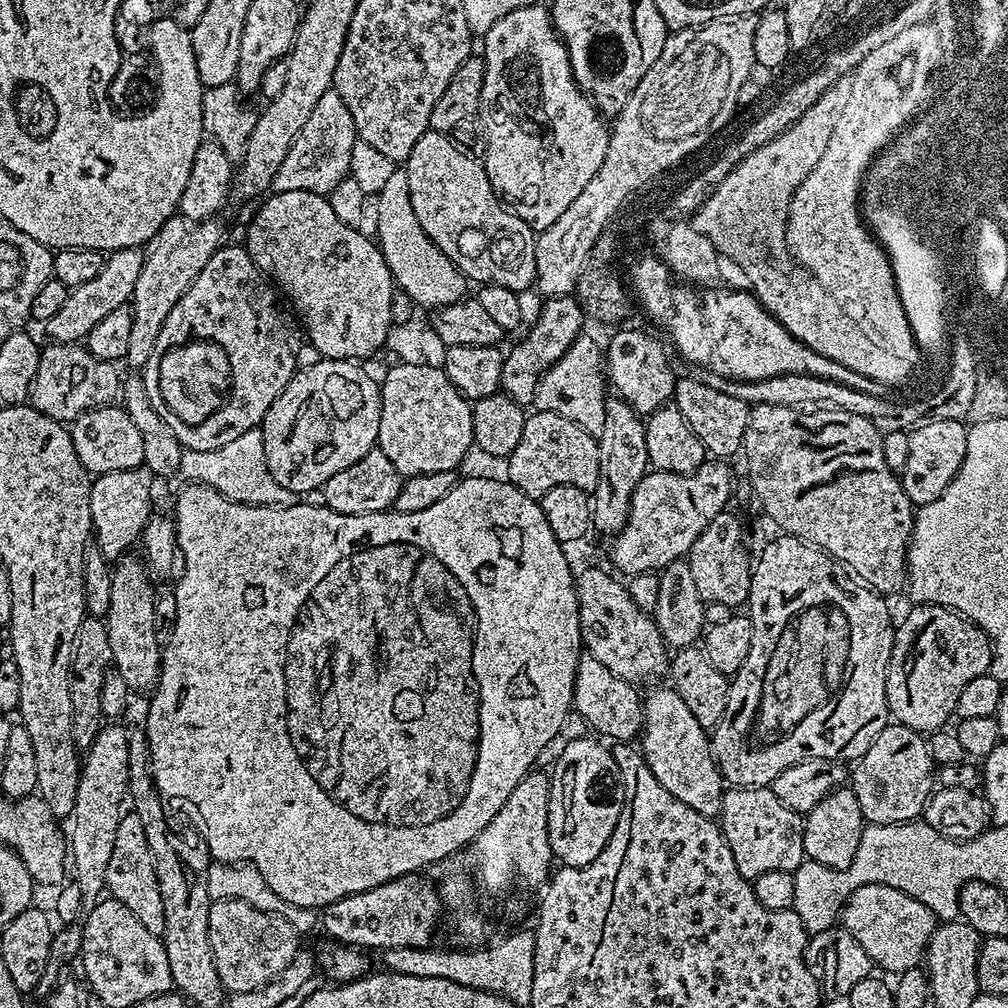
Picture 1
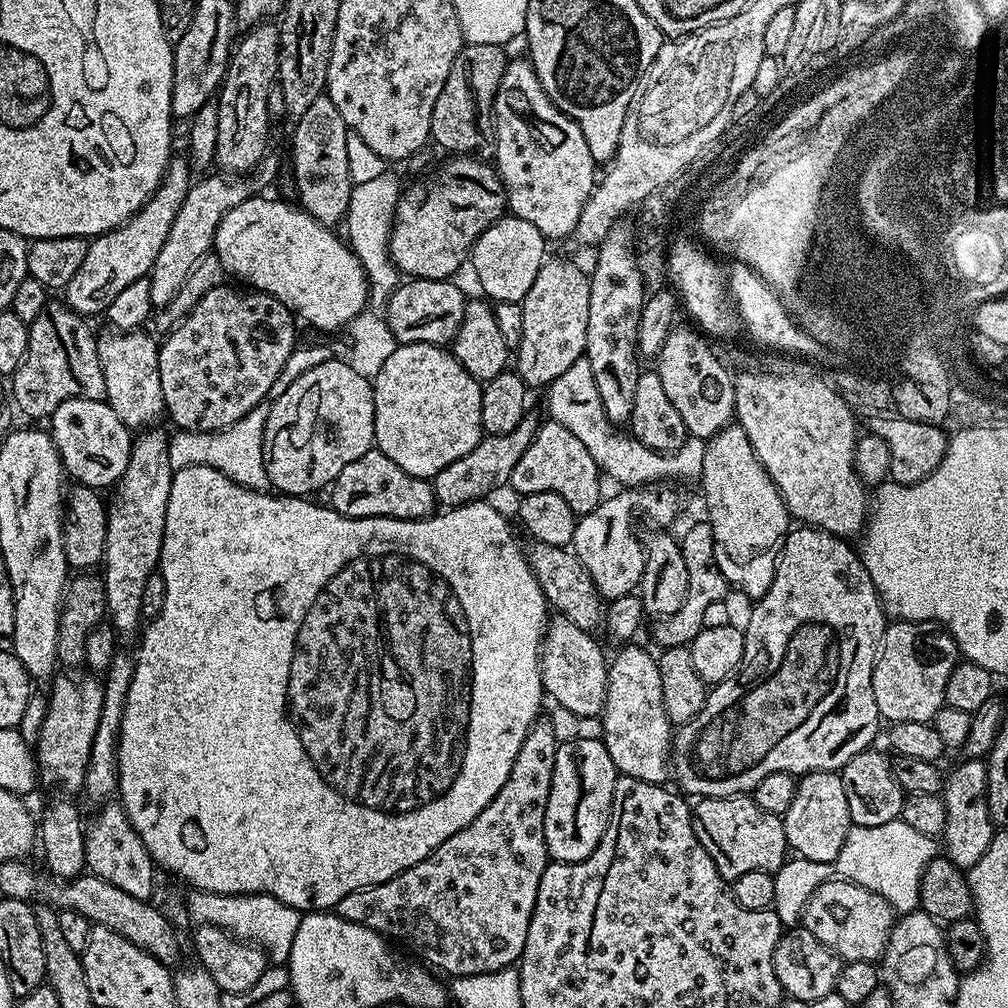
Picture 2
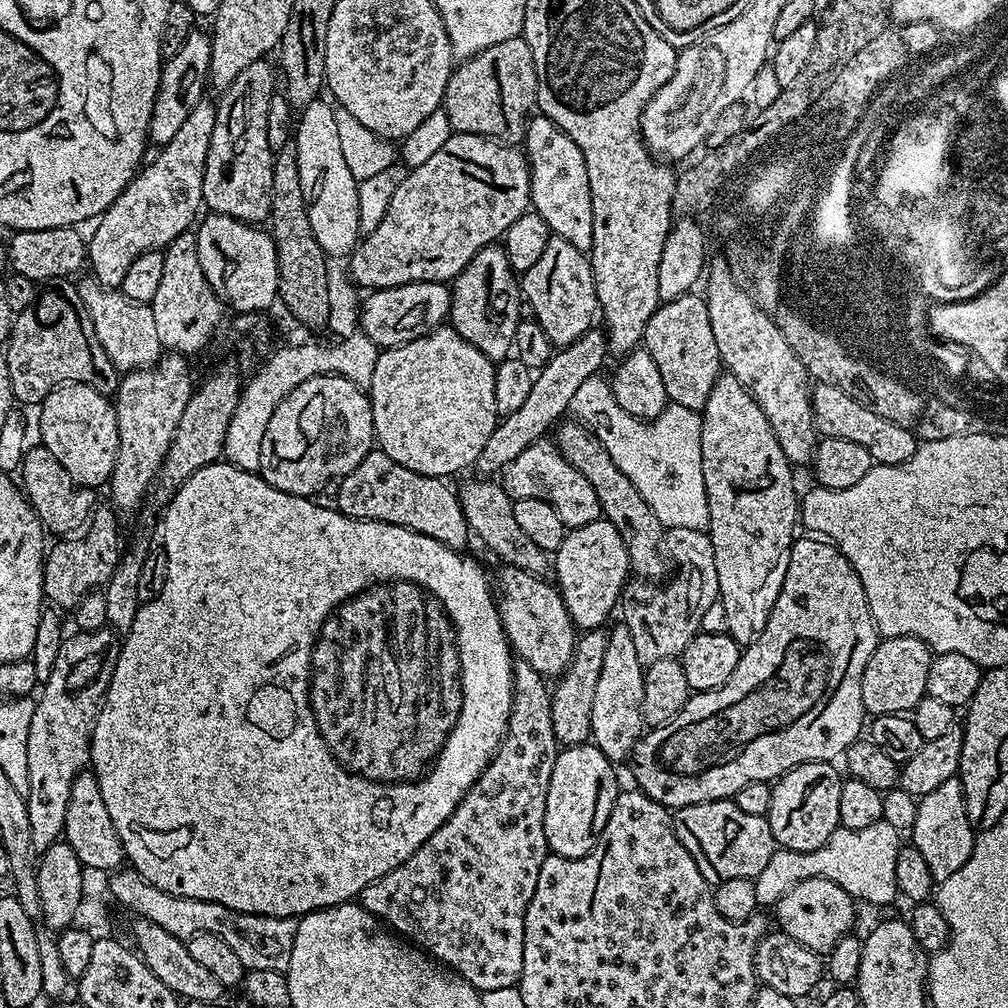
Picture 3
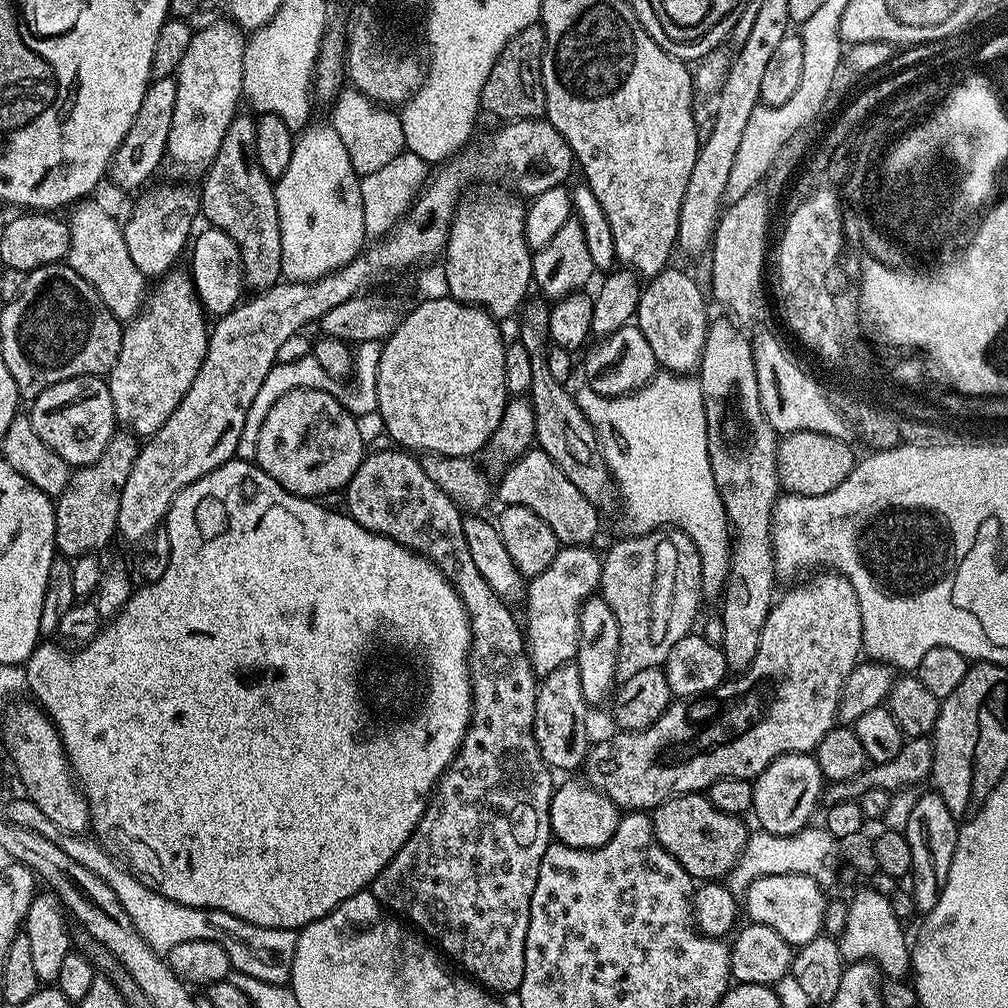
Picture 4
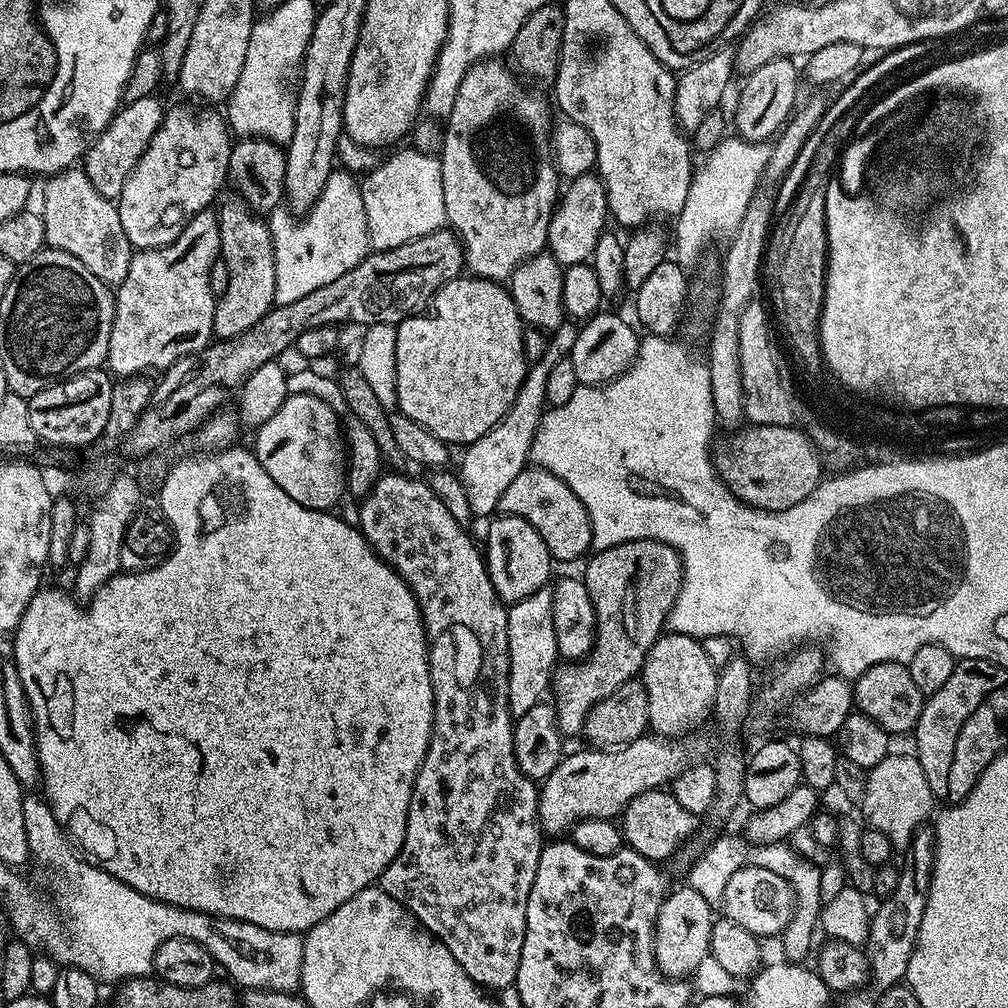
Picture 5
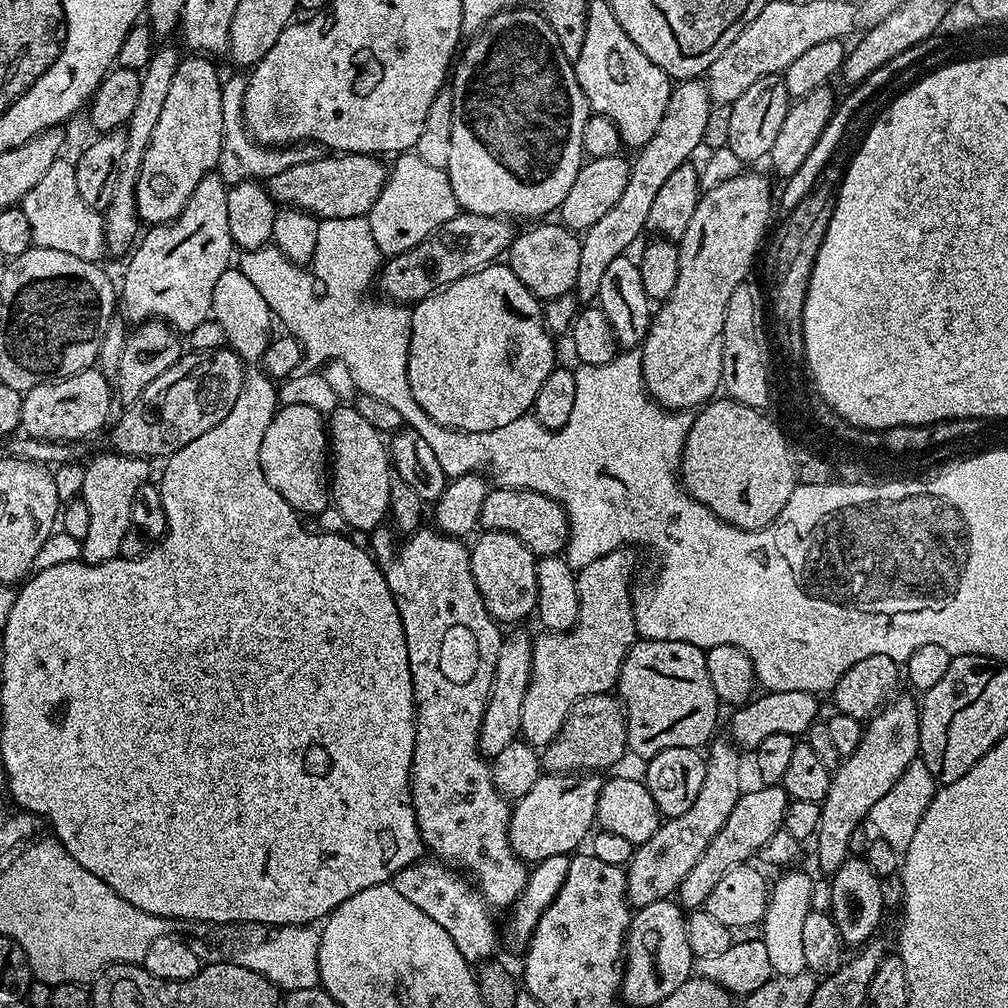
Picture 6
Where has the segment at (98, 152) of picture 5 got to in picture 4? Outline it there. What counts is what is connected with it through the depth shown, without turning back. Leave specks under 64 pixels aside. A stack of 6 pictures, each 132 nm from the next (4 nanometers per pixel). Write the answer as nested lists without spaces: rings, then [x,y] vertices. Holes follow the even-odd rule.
[[[171,76],[152,80],[149,83],[146,94],[142,98],[142,106],[138,106],[138,118],[134,118],[134,126],[130,126],[130,134],[126,134],[126,138],[122,140],[112,159],[110,180],[113,180],[122,191],[132,192],[135,188],[142,187],[159,170],[160,163],[165,163],[170,138],[170,121],[174,118],[174,98],[177,95],[176,82]]]

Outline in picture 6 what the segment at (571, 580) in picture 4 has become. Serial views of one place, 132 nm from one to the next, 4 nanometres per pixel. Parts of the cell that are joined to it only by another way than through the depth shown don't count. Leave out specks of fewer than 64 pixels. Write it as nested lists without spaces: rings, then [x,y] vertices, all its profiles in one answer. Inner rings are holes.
[[[512,630],[512,632],[503,637],[500,641],[500,649],[498,650],[498,666],[494,670],[494,682],[492,689],[488,695],[488,705],[482,714],[482,726],[480,727],[480,753],[486,758],[491,758],[502,754],[502,750],[506,750],[506,746],[510,746],[510,742],[514,742],[521,735],[520,723],[522,722],[522,698],[526,698],[526,690],[530,682],[530,674],[532,673],[532,641],[533,633],[516,632],[520,630]]]

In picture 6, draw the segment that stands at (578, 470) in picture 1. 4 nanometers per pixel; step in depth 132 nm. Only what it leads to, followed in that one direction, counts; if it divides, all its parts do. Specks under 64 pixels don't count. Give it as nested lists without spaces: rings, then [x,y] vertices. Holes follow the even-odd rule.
[[[493,487],[482,502],[479,527],[484,532],[514,534],[535,556],[559,556],[568,546],[568,515],[564,507],[546,494],[525,488]]]

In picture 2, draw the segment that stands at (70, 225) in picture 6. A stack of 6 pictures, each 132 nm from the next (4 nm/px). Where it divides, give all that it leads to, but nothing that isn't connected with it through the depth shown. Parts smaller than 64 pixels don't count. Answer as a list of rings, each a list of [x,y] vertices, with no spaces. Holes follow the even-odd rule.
[[[108,330],[96,341],[98,362],[102,366],[102,378],[106,378],[106,403],[122,418],[122,422],[130,430],[147,430],[157,423],[159,416],[165,415],[164,399],[162,398],[162,382],[158,378],[158,340],[147,336],[147,331],[118,332]]]

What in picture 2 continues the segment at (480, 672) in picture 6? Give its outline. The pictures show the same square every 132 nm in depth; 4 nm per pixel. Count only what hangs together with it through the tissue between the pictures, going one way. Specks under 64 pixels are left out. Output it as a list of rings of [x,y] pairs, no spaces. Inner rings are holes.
[[[375,446],[366,454],[362,454],[362,458],[354,458],[350,466],[342,469],[342,474],[338,474],[338,478],[332,480],[331,488],[333,490],[331,508],[343,516],[353,516],[355,520],[371,516],[385,516],[395,520],[422,520],[433,515],[438,508],[433,485],[425,477],[406,474],[406,470],[398,466],[398,462],[386,458],[386,454],[382,454]],[[537,719],[532,729],[528,731],[526,742],[522,742],[522,750],[518,750],[518,758],[514,758],[510,778],[506,778],[502,790],[498,790],[498,794],[494,794],[494,798],[484,807],[482,814],[478,814],[478,818],[474,818],[474,822],[470,822],[470,826],[458,830],[458,834],[450,834],[450,838],[446,838],[446,842],[442,842],[442,846],[435,848],[425,860],[410,866],[402,874],[398,874],[381,884],[375,884],[369,888],[359,888],[350,894],[346,894],[346,898],[342,898],[342,902],[336,904],[334,909],[336,915],[346,918],[346,922],[358,922],[358,926],[366,926],[385,938],[391,938],[393,941],[401,940],[405,944],[405,946],[403,945],[405,949],[413,948],[417,952],[415,955],[421,961],[427,962],[433,969],[441,968],[442,971],[448,972],[449,977],[486,974],[494,970],[513,967],[519,961],[524,949],[530,918],[538,898],[538,886],[542,882],[542,874],[550,863],[548,847],[544,841],[544,815],[546,814],[546,802],[550,798],[550,782],[554,774],[554,758],[556,757],[558,739],[556,740],[555,726],[544,719]]]

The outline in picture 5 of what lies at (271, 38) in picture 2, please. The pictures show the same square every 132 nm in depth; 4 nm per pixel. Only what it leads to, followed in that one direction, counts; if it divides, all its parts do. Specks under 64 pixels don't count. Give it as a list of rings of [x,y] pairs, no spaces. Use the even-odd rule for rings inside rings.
[[[231,194],[232,196],[225,195],[218,204],[218,226],[220,227],[220,260],[228,268],[228,285],[226,290],[219,293],[216,309],[214,310],[214,326],[212,327],[213,337],[217,341],[229,340],[235,336],[241,336],[242,333],[248,332],[250,326],[254,326],[254,322],[258,322],[262,317],[274,307],[277,303],[276,298],[276,254],[275,254],[275,242],[272,241],[272,234],[269,228],[269,221],[265,219],[263,215],[257,214],[252,211],[251,206],[244,201],[238,194]]]

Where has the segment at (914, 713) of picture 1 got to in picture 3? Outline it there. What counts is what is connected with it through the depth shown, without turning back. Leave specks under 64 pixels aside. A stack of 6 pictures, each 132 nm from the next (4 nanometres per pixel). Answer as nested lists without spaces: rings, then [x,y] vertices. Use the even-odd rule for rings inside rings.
[[[890,636],[876,645],[862,674],[862,702],[869,717],[908,714],[926,695],[926,677],[934,653],[917,636]]]

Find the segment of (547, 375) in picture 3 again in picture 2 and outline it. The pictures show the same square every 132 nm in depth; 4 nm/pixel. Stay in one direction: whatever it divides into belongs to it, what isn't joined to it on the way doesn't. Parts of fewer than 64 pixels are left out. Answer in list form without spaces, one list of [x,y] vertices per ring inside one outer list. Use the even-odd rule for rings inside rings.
[[[529,414],[510,430],[510,434],[498,434],[497,436],[485,435],[484,439],[470,450],[458,462],[450,462],[446,470],[440,471],[432,478],[432,485],[435,490],[437,503],[444,508],[456,507],[462,504],[468,504],[470,501],[487,499],[490,493],[498,488],[504,487],[511,481],[514,466],[518,466],[522,454],[526,454],[526,446],[536,437],[538,420],[535,415]]]

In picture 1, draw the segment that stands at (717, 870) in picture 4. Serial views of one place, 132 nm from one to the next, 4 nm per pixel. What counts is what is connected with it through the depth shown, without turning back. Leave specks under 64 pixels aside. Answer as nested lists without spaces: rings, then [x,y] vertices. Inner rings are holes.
[[[729,787],[720,798],[720,833],[734,854],[734,866],[749,882],[767,871],[795,872],[806,859],[804,854],[804,816],[790,810],[773,794],[771,787]]]

